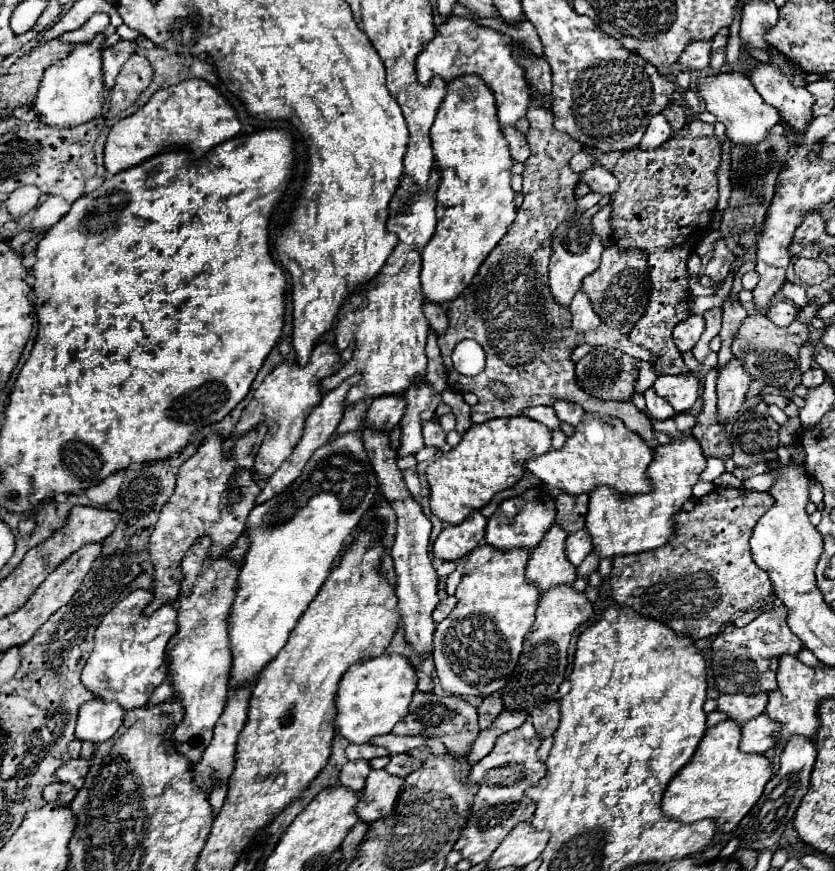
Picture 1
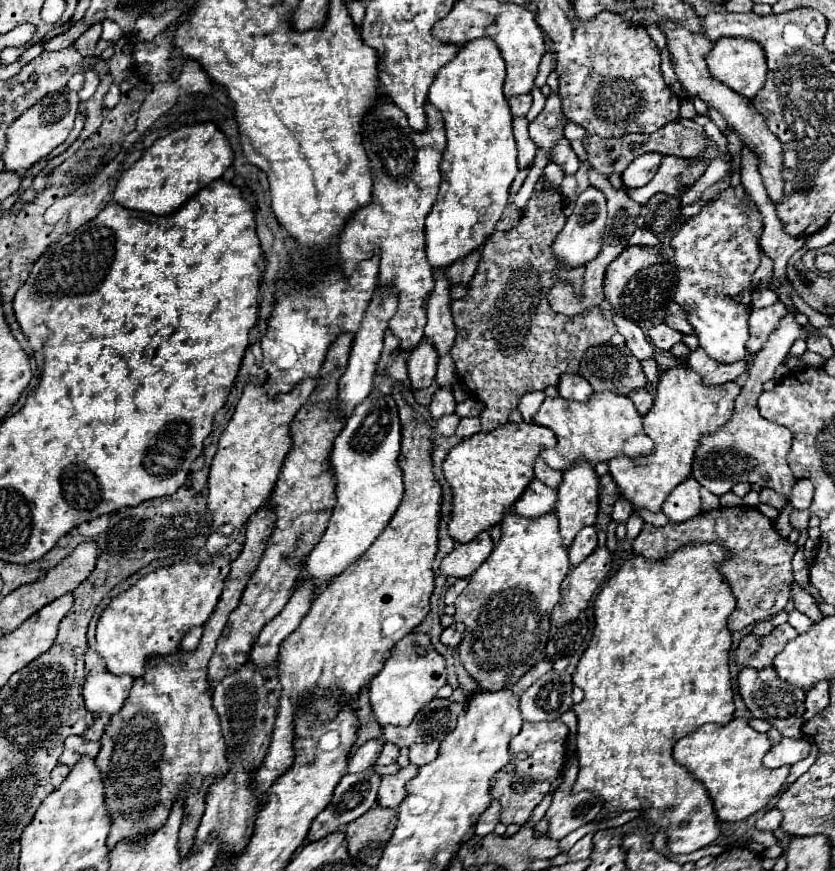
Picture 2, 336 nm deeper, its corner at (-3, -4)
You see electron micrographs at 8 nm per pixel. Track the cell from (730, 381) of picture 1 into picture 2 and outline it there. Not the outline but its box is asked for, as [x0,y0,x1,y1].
[672,186,762,362]

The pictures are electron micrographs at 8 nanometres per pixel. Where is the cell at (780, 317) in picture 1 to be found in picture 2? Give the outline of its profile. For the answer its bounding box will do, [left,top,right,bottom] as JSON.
[746,300,786,354]

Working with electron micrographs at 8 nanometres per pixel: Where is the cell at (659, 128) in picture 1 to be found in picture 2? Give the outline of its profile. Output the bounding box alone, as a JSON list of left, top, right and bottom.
[622,154,662,188]

